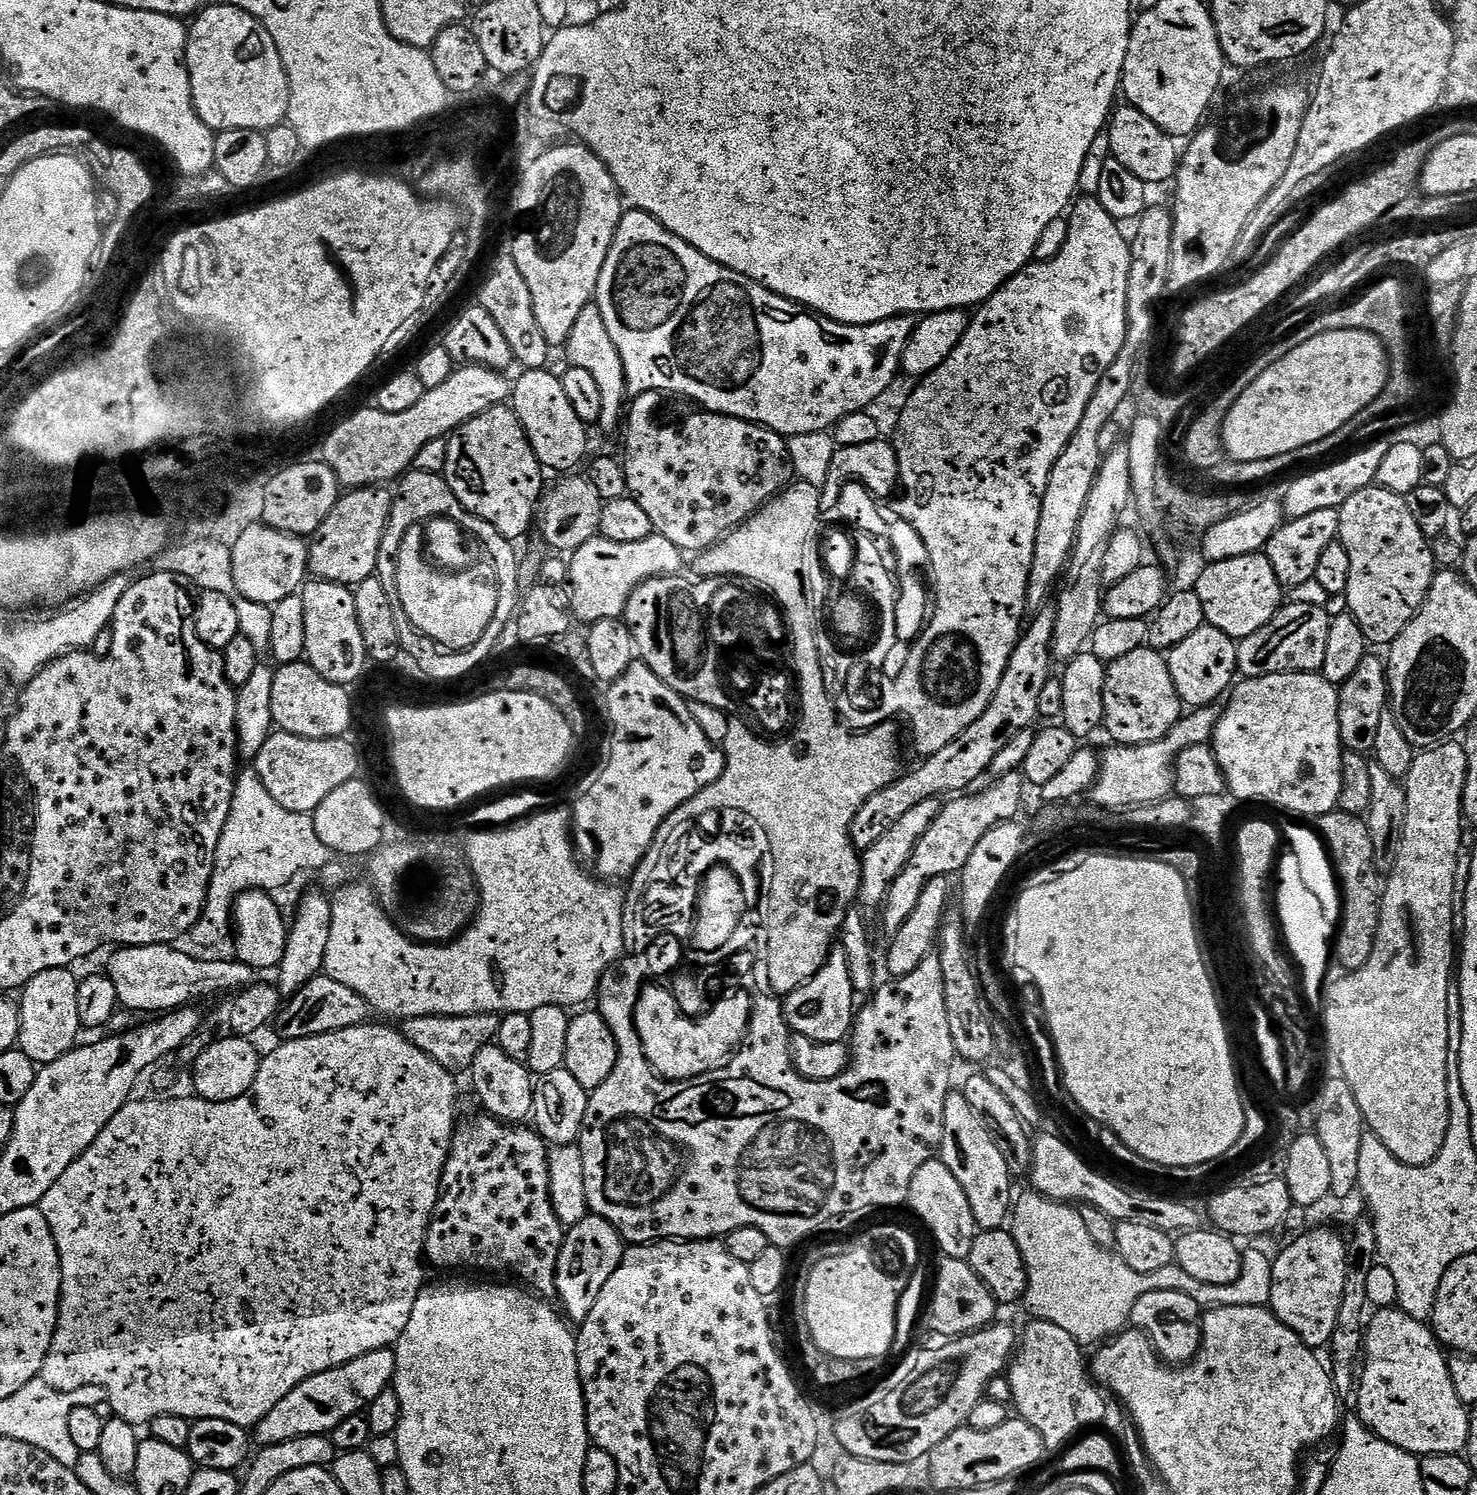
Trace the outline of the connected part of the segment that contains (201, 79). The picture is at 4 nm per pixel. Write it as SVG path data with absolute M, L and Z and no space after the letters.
M220 2L211 8L205 7L191 21L188 28L188 77L192 87L192 105L202 122L213 133L226 130L254 130L267 133L268 128L276 128L285 123L288 115L288 75L280 57L280 47L270 38L270 34L250 14L240 8Z

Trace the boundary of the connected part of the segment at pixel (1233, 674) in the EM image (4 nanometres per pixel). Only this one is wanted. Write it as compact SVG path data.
M1205 626L1194 630L1194 634L1186 638L1186 642L1178 642L1178 646L1168 649L1166 659L1170 678L1174 678L1181 705L1192 710L1207 708L1215 705L1216 699L1220 695L1223 697L1233 687L1238 676L1236 646L1237 641L1228 637L1222 630Z

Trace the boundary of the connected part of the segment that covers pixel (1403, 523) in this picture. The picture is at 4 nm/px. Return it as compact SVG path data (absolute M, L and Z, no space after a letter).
M1377 484L1351 495L1338 511L1338 540L1350 557L1350 580L1344 595L1344 602L1348 604L1347 611L1358 621L1371 645L1391 645L1419 612L1433 584L1438 565L1431 543L1412 517L1407 499Z

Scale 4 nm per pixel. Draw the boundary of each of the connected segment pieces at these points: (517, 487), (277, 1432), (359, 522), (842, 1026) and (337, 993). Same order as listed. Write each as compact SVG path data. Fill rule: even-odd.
M512 406L491 408L474 418L470 418L462 427L456 429L447 437L448 449L446 450L446 462L443 477L447 480L450 490L458 498L458 502L468 512L473 512L478 518L490 522L498 534L506 539L516 542L519 536L528 532L528 527L533 527L538 516L538 505L545 491L545 469L541 467L531 442L524 432L523 424L516 416Z
M392 1348L374 1350L370 1354L362 1354L362 1358L354 1358L354 1362L346 1362L337 1368L326 1370L322 1374L314 1374L306 1378L262 1422L254 1429L254 1440L257 1445L290 1442L290 1438L303 1436L328 1436L341 1426L351 1415L363 1413L378 1398L378 1394L389 1391L396 1375L396 1354Z
M369 486L367 488L348 490L341 495L332 512L325 517L316 532L310 537L310 543L308 544L308 571L315 579L355 586L374 575L376 561L380 559L382 534L386 530L388 515L392 509L393 493L389 489L387 492L386 489L387 487L384 486Z
M836 950L824 964L800 988L787 993L784 1004L783 1019L795 1035L804 1035L814 1043L838 1043L849 1039L854 1028L854 1017L858 1012L858 993L851 984L847 954ZM848 1036L848 1038L847 1038Z
M319 974L283 1001L275 1016L274 1027L281 1041L314 1038L318 1034L330 1034L369 1023L372 1015L372 1007L366 998L362 998L362 994L350 990L350 986L342 986L342 982L334 982L334 978L327 974Z

